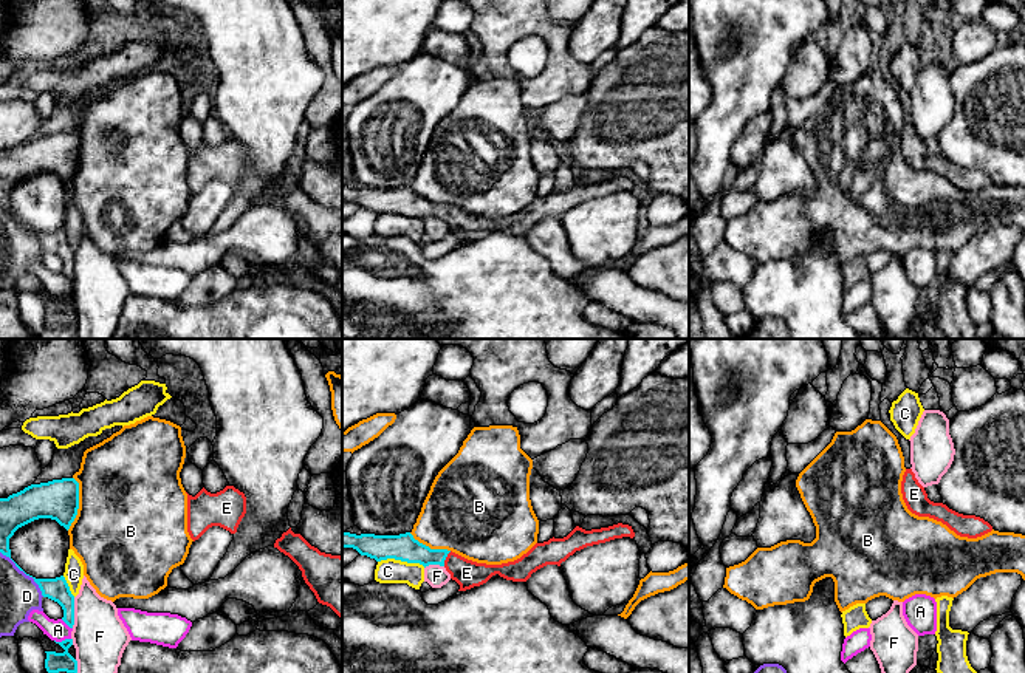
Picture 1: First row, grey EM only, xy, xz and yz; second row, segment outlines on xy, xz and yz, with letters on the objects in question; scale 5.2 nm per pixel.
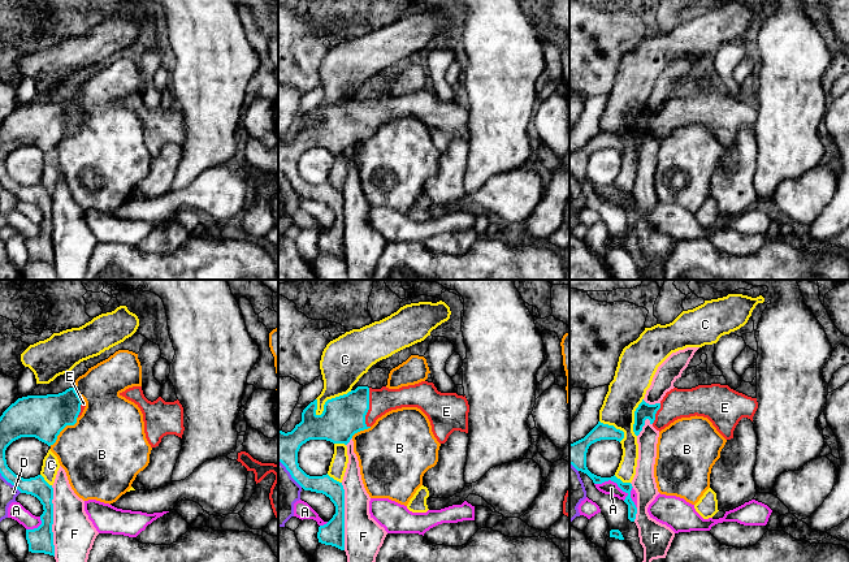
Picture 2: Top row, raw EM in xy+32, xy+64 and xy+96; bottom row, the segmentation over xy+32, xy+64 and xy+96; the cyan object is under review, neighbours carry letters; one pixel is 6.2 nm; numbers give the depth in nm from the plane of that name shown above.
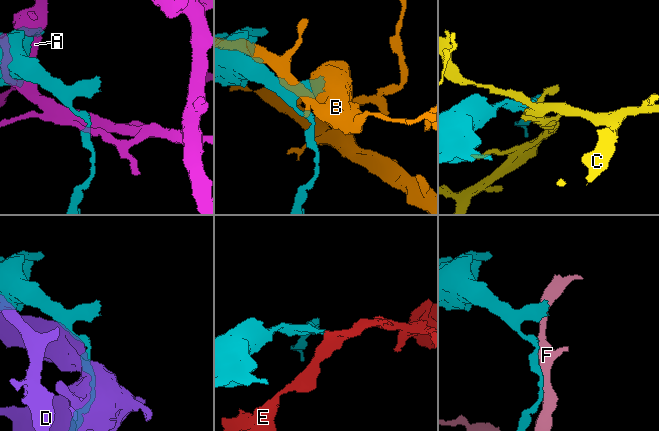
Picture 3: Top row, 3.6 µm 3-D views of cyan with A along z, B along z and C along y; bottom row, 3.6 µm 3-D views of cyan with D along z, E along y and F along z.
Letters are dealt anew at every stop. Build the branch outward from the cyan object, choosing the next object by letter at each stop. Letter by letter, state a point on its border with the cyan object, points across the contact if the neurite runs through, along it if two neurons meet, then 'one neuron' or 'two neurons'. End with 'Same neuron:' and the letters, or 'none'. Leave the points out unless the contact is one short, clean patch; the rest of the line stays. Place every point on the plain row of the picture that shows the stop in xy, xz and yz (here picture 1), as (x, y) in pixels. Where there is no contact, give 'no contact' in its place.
A: contact xy (62, 294); two neurons
B: contact xy (78, 157); border xy (73, 130), (78, 136), (78, 167), (67, 183); two neurons
C: contact xz (401, 214); two neurons
D: contact xy (25, 226); two neurons
E: contact xz (445, 212); way xz (403, 200), (445, 212), (466, 226); one neuron
F: contact xy (73, 266); two neurons
Same neuron: E

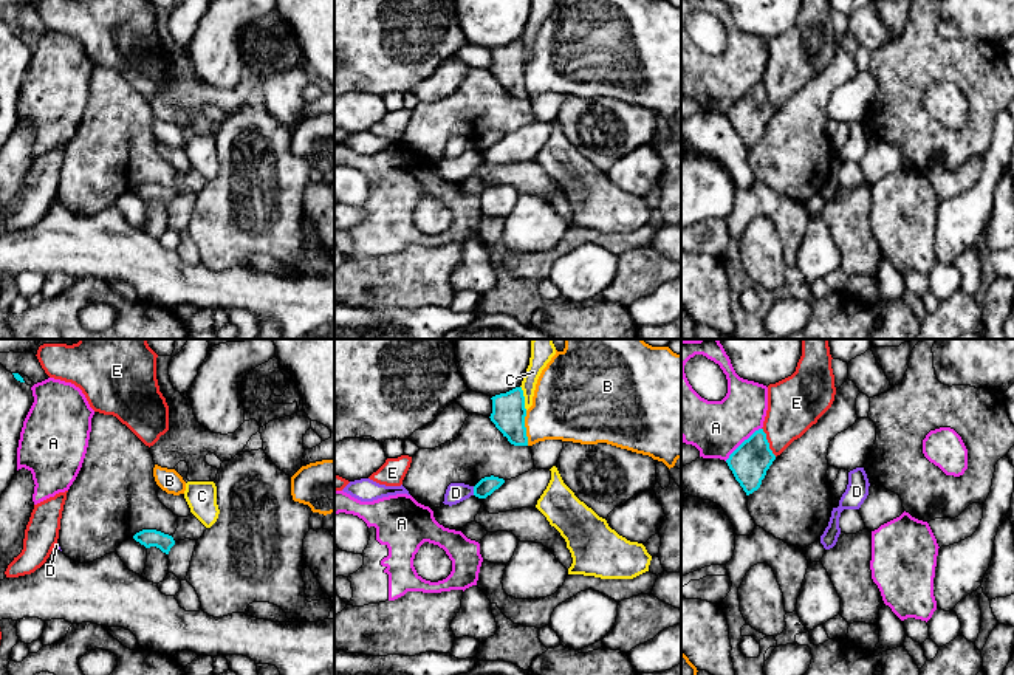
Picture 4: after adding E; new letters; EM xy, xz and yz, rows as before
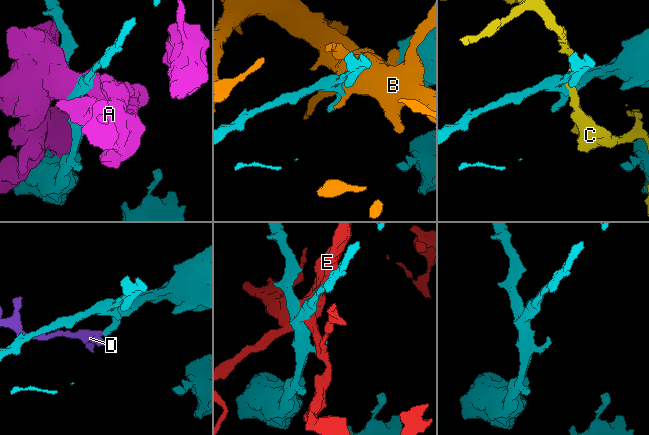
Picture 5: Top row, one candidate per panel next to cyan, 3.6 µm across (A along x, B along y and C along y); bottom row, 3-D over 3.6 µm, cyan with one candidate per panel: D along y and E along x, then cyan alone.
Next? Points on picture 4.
A: contact yz (742, 96); two neurons
B: contact xz (525, 81); two neurons
C: contact xz (524, 51); border xz (520, 39), (527, 62); two neurons
D: contact xz (474, 144); border xz (472, 140), (474, 147); two neurons
E: contact yz (767, 95); two neurons
Same neuron: none

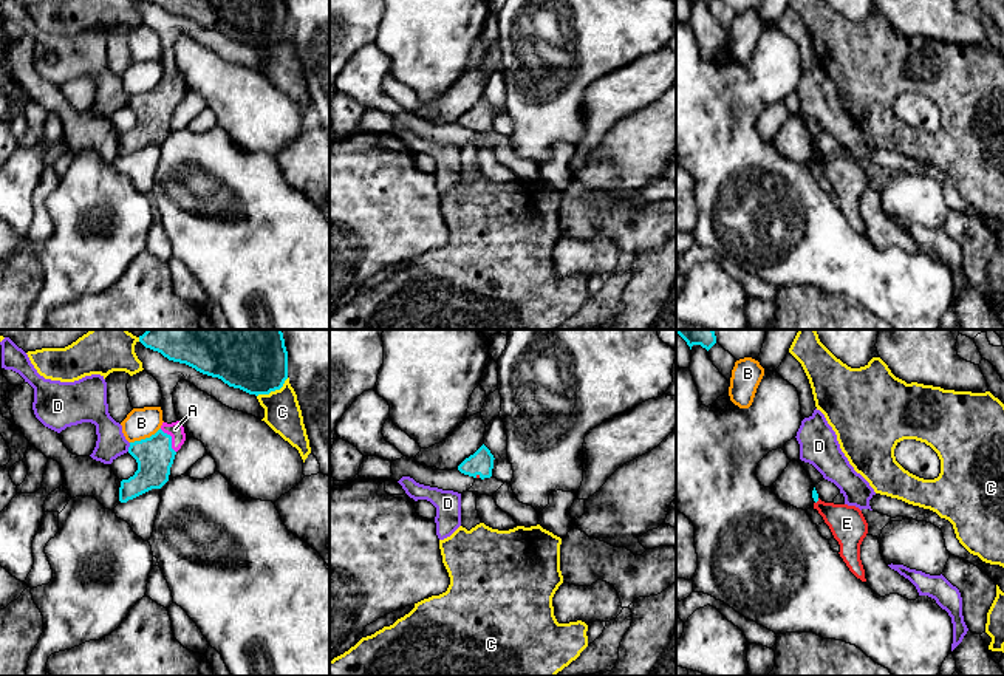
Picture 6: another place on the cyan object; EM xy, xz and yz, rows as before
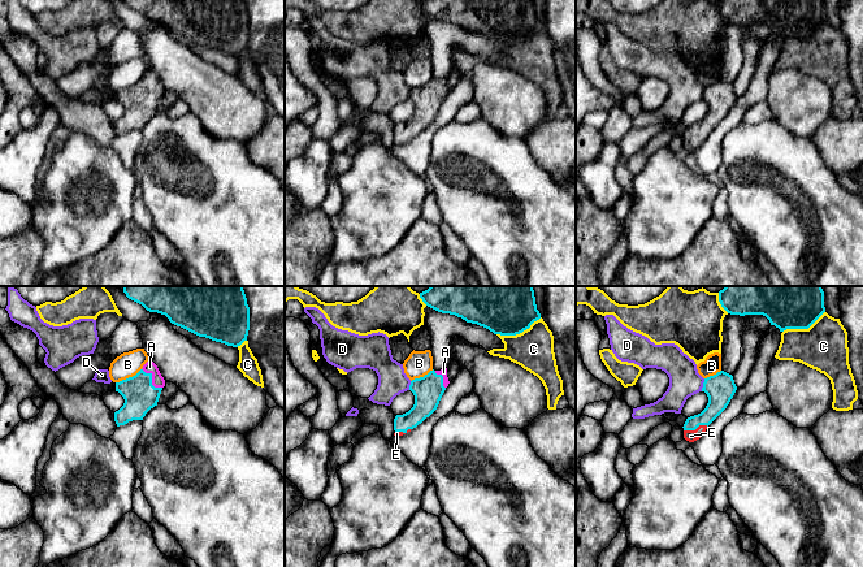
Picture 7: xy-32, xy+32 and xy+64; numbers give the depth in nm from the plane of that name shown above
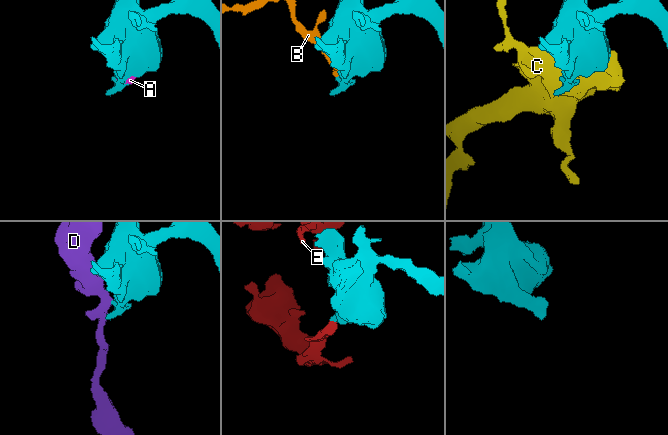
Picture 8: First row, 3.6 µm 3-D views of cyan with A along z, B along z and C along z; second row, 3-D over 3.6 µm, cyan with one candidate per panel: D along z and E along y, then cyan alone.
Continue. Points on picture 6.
A: contact xy (170, 93); way xy (153, 109), (170, 93), (175, 82); one neuron
B: contact xy (146, 92); border xy (160, 81), (149, 90), (130, 96); two neurons
C: contact xy (273, 44); two neurons
D: contact xy (129, 101); border xy (130, 96), (127, 104); two neurons
E: contact xz (477, 127); way xz (481, 116), (477, 127), (477, 129); one neuron
Same neuron: A, E

